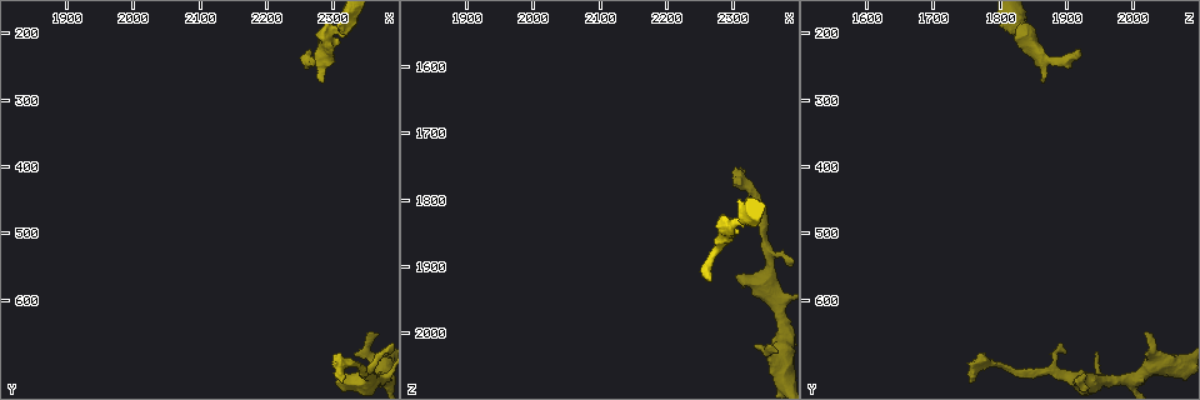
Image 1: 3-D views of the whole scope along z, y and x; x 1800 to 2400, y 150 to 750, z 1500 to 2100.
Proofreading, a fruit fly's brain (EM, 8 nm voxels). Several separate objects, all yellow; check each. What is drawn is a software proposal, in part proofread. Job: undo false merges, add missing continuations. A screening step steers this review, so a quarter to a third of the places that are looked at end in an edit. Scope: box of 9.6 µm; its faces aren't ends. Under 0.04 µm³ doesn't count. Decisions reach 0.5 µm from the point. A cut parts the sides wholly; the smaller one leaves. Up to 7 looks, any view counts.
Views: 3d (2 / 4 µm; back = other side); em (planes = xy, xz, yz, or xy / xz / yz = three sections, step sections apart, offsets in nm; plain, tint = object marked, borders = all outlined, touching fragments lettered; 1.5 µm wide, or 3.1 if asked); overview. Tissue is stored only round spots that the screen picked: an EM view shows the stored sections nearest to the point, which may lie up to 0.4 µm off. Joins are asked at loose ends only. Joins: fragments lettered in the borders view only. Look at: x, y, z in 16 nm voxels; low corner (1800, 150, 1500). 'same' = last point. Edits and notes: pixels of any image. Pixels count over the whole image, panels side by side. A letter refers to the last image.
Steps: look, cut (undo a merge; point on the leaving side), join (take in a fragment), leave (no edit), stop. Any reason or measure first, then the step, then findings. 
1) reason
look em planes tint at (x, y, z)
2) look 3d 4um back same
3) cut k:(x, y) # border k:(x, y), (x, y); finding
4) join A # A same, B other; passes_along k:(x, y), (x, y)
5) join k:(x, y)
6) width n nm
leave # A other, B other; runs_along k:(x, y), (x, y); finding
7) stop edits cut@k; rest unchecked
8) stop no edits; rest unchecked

an open end
look 3d 2um at (2355, 645, 2025)

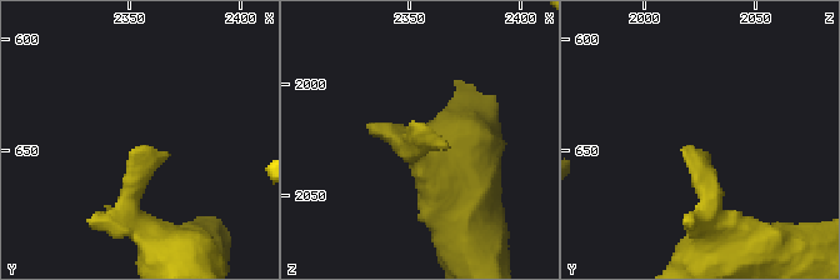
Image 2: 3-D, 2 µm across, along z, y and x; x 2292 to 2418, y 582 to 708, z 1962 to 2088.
shape alone is not enough
look em xz step 8 tint at (2356, 647, 2020)

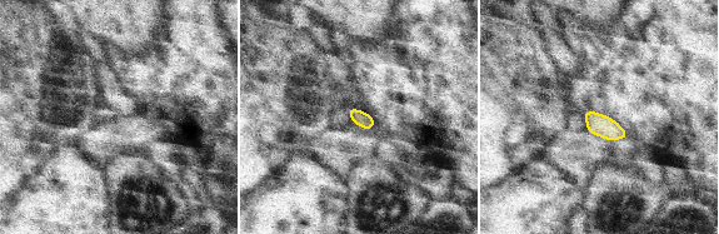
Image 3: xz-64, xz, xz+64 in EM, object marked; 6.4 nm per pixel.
cut it another way
look em planes borders same

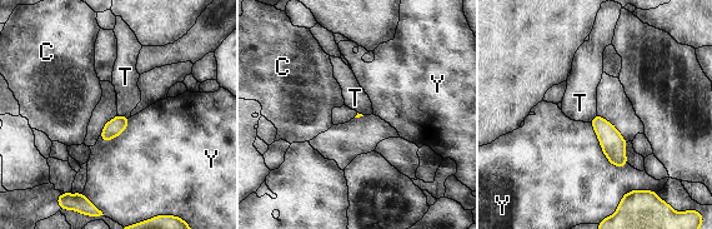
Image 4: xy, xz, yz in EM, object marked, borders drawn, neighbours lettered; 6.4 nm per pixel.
leave # C other, T other, Y other; border 4:(118, 114), (128, 118); none of them fits

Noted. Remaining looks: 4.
an open end
look em xz step 8 tint at (2305, 720, 1915)

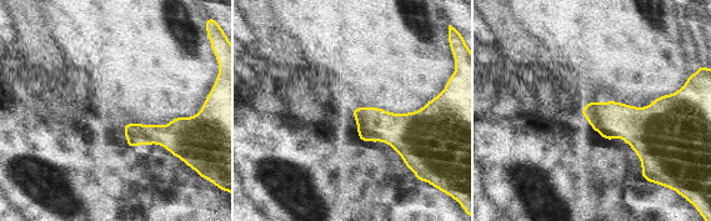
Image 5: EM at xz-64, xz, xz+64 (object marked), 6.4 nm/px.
another direction
look em planes borders same

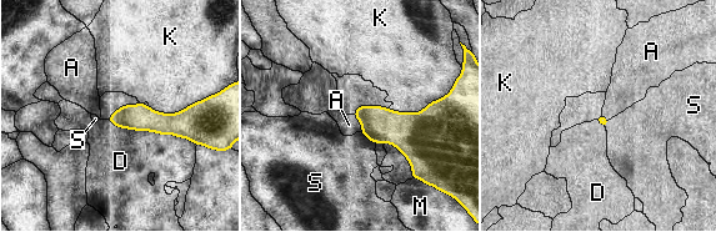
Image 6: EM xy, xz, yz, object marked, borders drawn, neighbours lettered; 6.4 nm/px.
leave # A other, D other, K other, M other, S other; border 6:(353, 115), (360, 122), (360, 131); no lettered fragment goes on from it

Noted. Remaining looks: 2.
an open end
look em xz step 8 borders at (2265, 225, 1920)

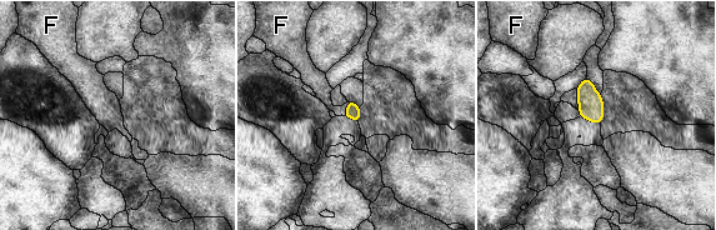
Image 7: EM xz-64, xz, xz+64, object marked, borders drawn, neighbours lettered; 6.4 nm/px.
look em planes borders same

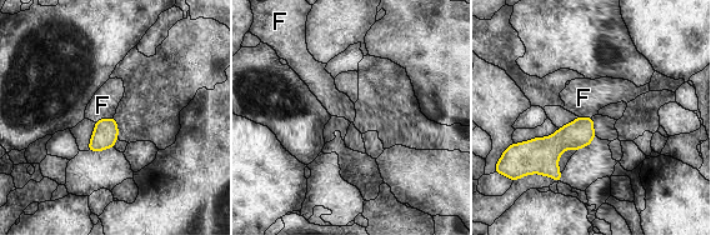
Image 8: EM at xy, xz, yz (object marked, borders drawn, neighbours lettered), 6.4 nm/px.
leave # F other; no lettered fragment goes on from it

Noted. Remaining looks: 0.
stop no edits; rest unchecked

